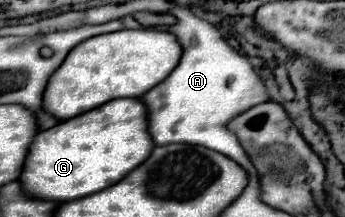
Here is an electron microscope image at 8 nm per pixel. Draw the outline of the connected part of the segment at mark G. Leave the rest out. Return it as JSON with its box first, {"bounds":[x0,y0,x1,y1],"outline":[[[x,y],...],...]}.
{"bounds":[20,99,154,201],"outline":[[[114,99],[94,111],[60,121],[52,129],[38,131],[20,181],[30,197],[72,201],[118,183],[118,179],[134,171],[154,147],[148,133],[148,111],[142,99]]]}

